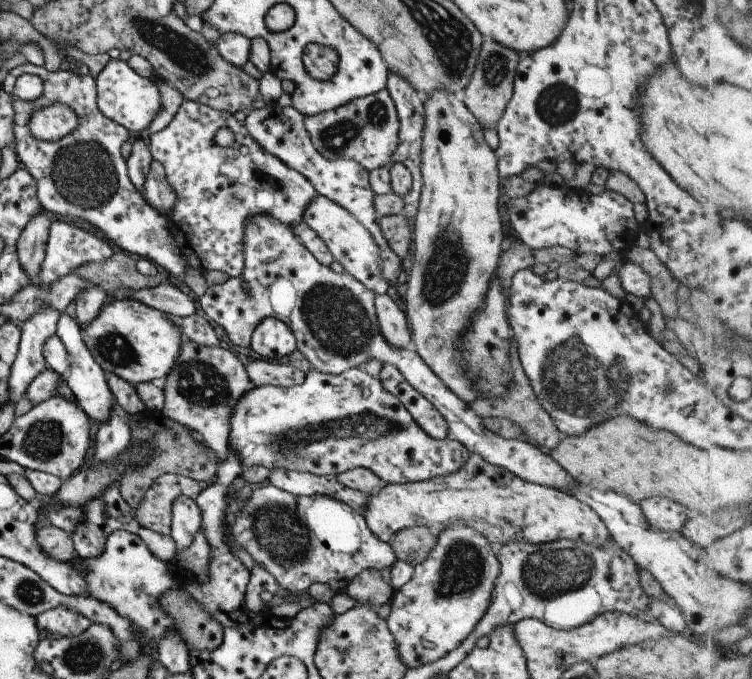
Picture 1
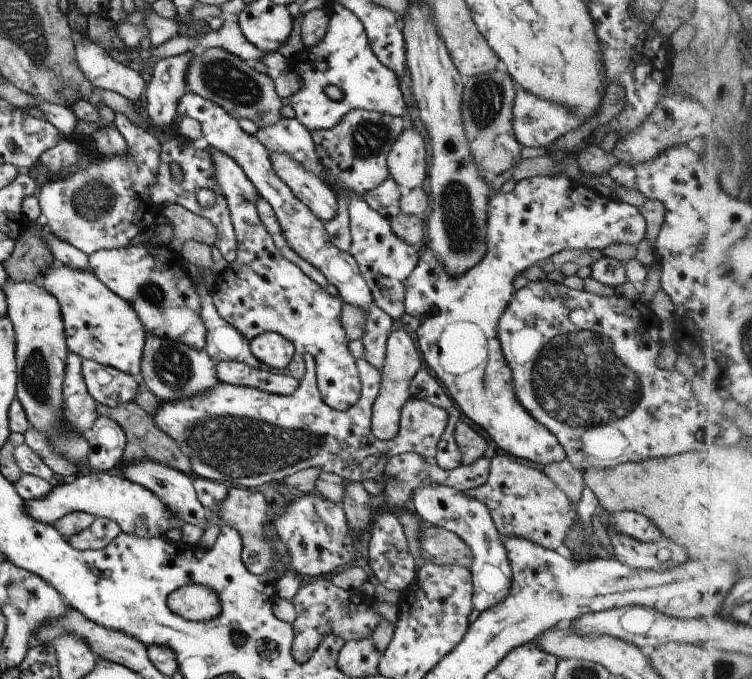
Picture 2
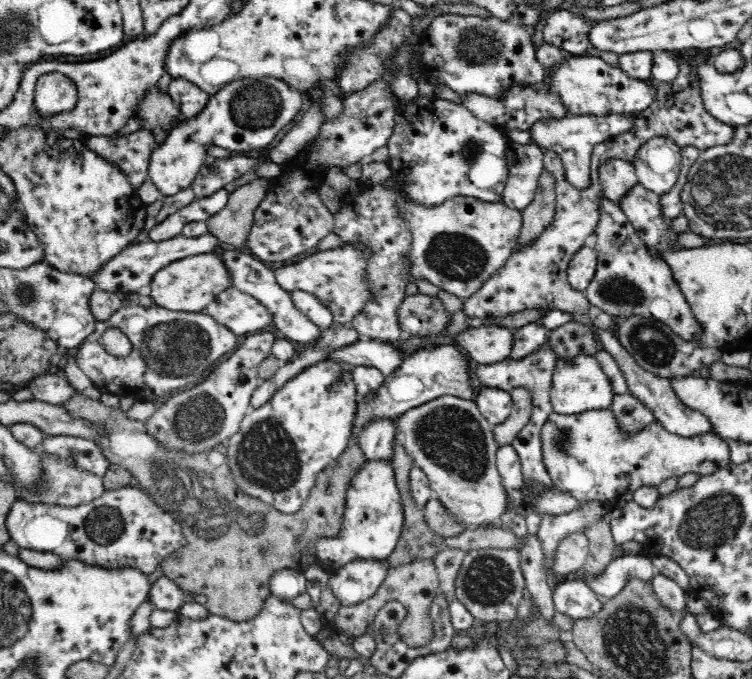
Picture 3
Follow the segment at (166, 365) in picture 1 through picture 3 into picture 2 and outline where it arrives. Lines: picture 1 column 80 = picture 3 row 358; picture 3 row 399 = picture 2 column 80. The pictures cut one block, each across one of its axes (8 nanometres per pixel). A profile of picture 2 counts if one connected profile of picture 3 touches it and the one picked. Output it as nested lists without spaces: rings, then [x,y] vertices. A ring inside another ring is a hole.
[[[55,259],[47,270],[43,270],[36,283],[55,297],[63,322],[65,342],[71,353],[138,377],[146,332],[141,319],[137,318],[127,302],[101,284],[90,270],[67,268]]]

